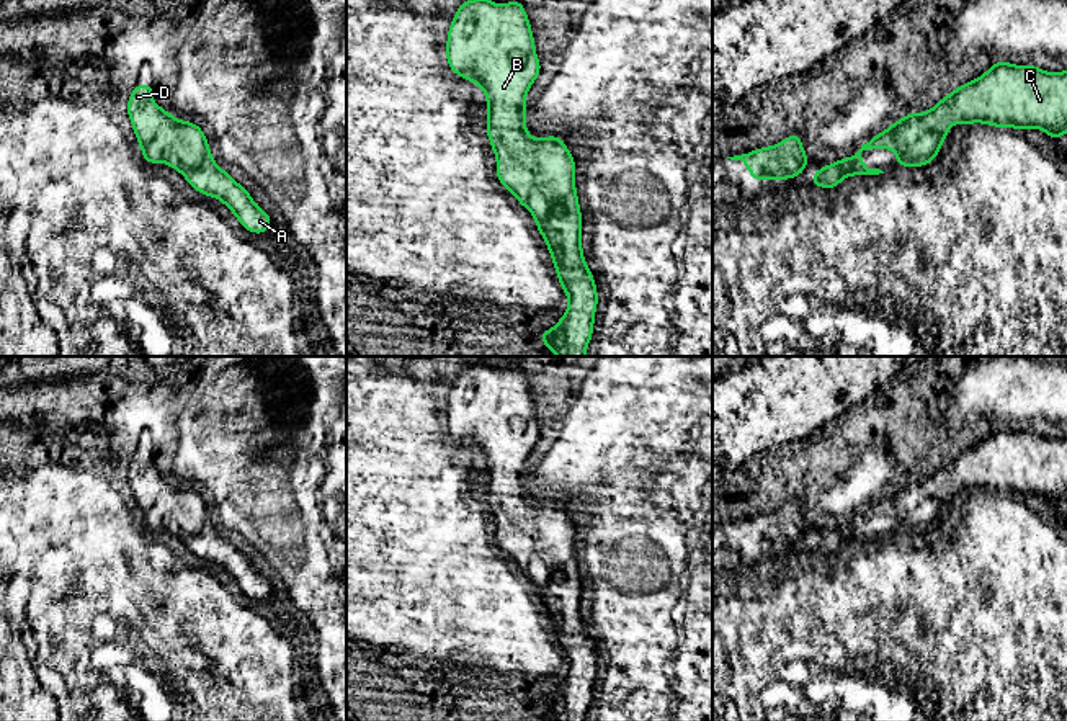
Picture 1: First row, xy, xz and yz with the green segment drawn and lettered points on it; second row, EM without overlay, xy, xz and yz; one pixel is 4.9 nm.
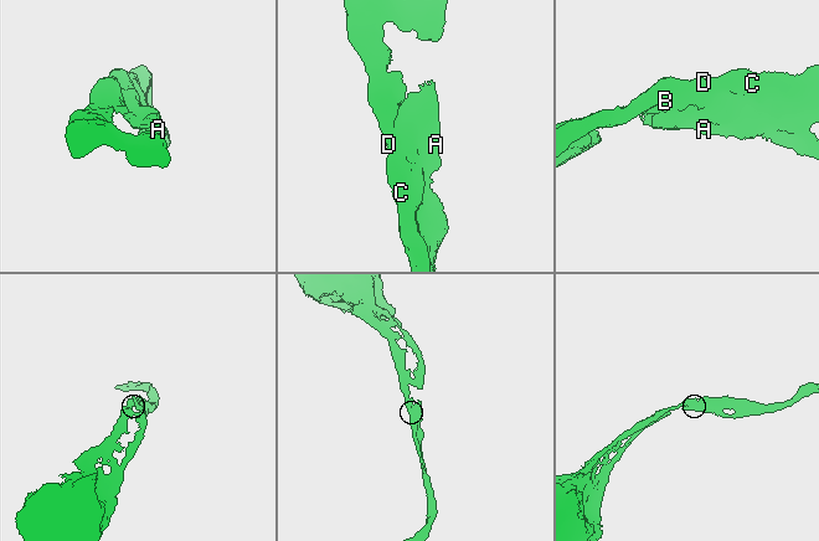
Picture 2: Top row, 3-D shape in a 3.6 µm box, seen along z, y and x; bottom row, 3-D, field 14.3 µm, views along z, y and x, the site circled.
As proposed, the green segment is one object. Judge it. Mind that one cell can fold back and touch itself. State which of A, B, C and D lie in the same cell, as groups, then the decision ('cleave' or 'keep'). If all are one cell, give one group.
A B C D; keep

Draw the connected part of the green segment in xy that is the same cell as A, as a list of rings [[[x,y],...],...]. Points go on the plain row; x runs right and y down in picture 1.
[[[144,450],[134,453],[127,466],[127,481],[147,530],[165,528],[178,536],[196,558],[221,566],[248,598],[263,600],[270,595],[270,580],[217,533],[201,492],[180,489],[163,477],[154,464],[154,453]]]

